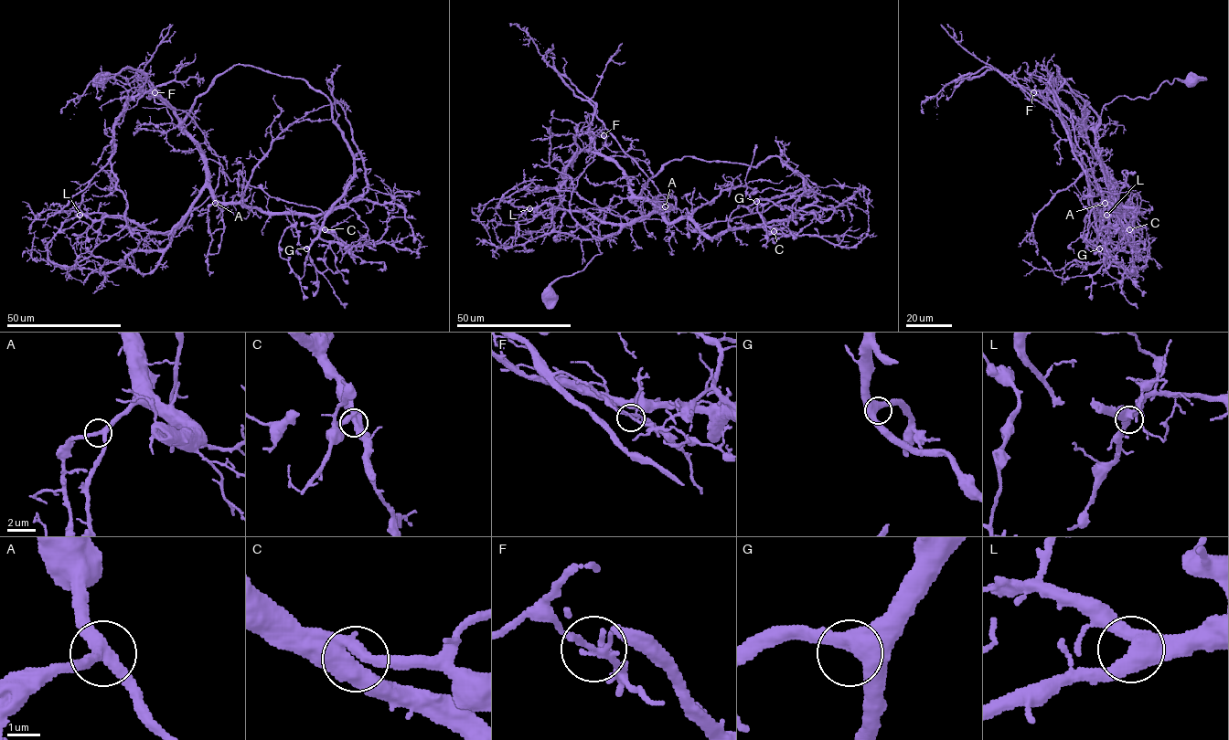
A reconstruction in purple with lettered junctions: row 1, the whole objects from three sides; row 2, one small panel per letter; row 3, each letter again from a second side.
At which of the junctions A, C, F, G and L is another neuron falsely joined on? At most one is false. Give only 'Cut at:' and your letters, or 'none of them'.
Cut at: F

